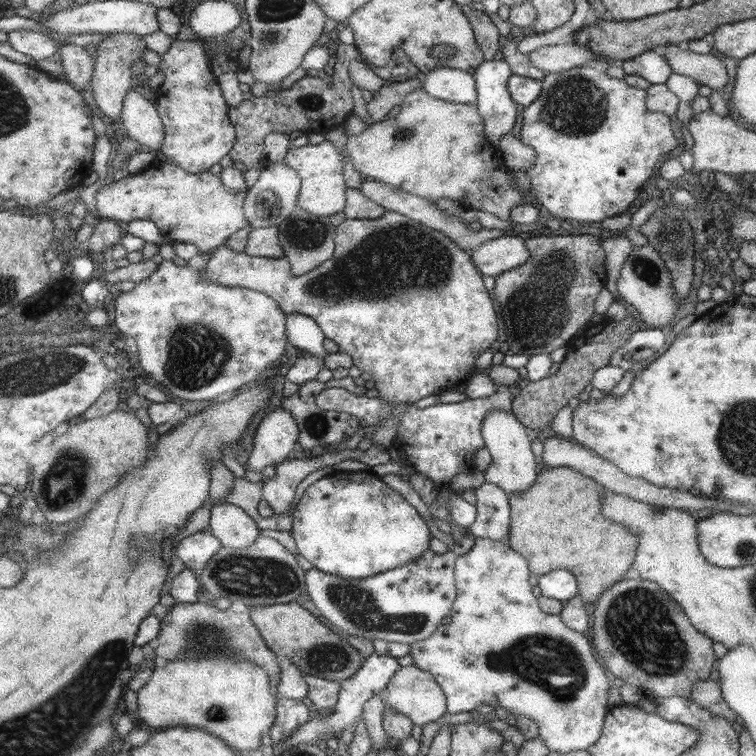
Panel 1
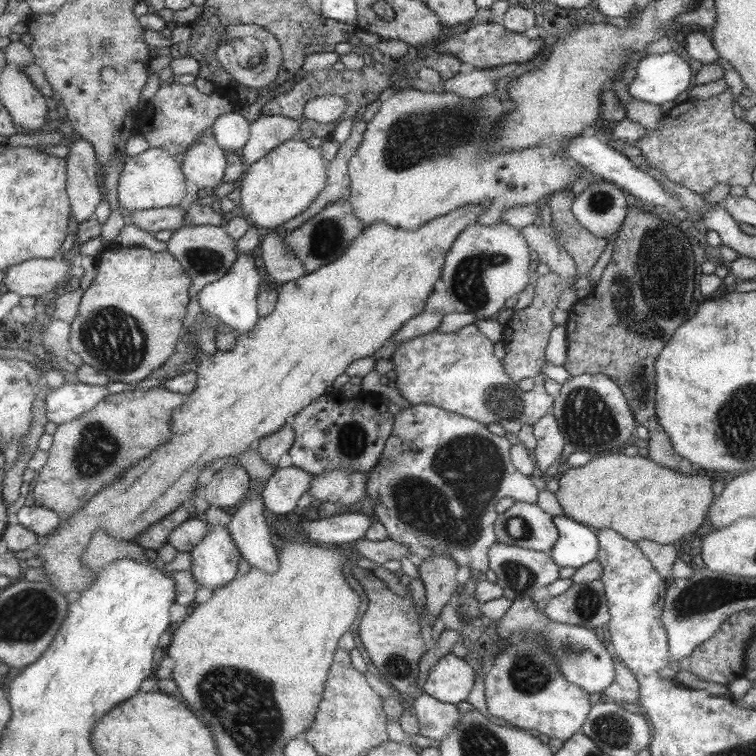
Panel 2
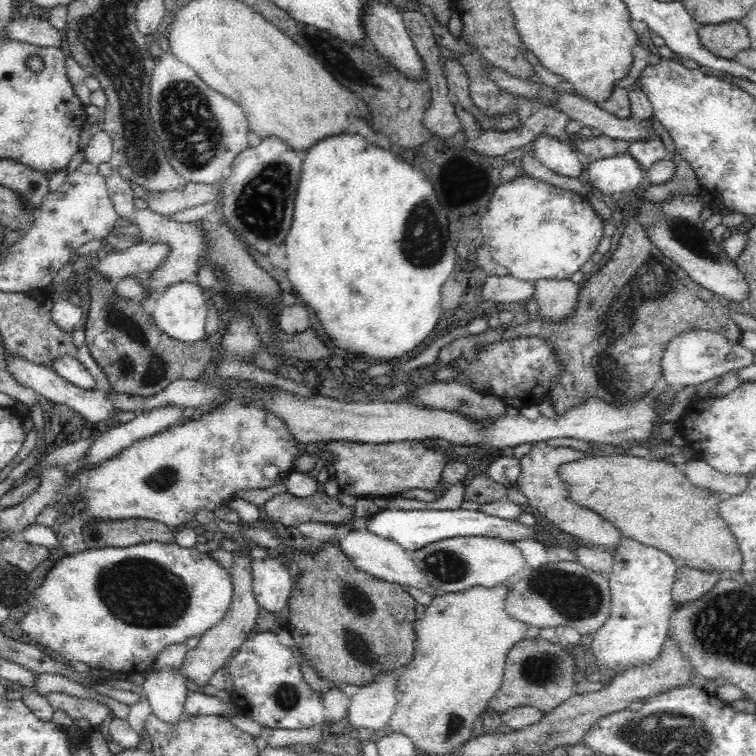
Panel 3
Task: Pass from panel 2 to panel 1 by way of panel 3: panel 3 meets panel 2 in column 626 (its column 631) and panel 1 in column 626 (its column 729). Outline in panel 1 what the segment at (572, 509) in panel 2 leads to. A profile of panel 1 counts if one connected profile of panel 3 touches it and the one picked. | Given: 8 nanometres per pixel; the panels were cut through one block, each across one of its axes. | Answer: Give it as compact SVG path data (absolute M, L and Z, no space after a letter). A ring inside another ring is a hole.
M567 467L546 468L538 474L533 485L521 494L507 494L509 503L509 535L507 546L517 551L530 564L534 576L544 575L563 568L573 574L579 587L577 596L590 607L606 593L615 582L623 579L623 574L633 566L638 539L620 524L614 524L604 518L599 498L606 489L593 479L579 474L579 471Z

